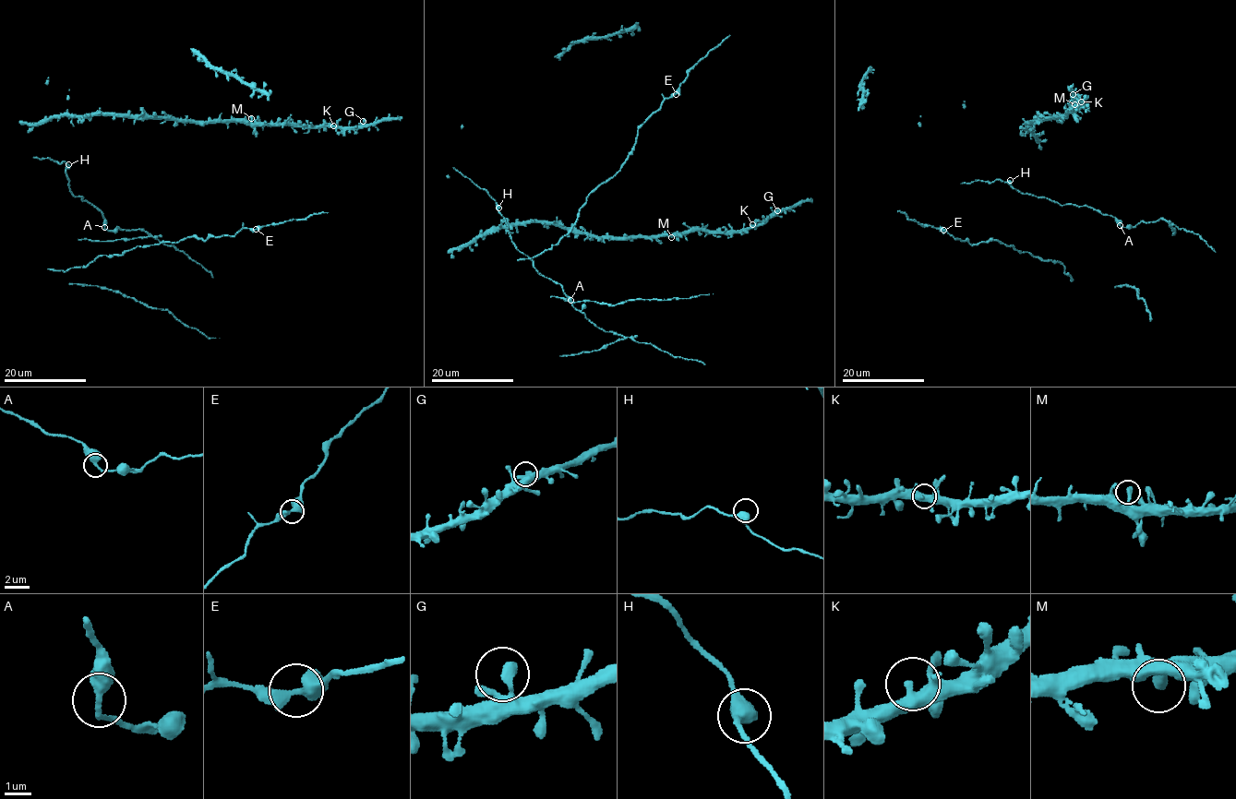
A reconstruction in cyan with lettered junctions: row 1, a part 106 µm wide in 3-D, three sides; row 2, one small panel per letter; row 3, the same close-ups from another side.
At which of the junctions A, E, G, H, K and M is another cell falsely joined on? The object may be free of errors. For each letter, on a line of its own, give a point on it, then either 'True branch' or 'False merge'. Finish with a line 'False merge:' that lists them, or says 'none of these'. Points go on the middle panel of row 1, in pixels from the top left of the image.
A: Place: (570, 300). True branch
E: Place: (676, 94). False merge
G: Place: (777, 210). True branch
H: Place: (498, 208). True branch
K: Place: (752, 224). True branch
M: Place: (671, 237). True branch
False merge: E

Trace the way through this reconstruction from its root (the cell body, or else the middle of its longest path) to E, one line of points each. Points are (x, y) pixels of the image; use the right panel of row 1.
E: (1061, 261), (1040, 259), (1028, 252), (1021, 252), (997, 241), (970, 244), (943, 231)

